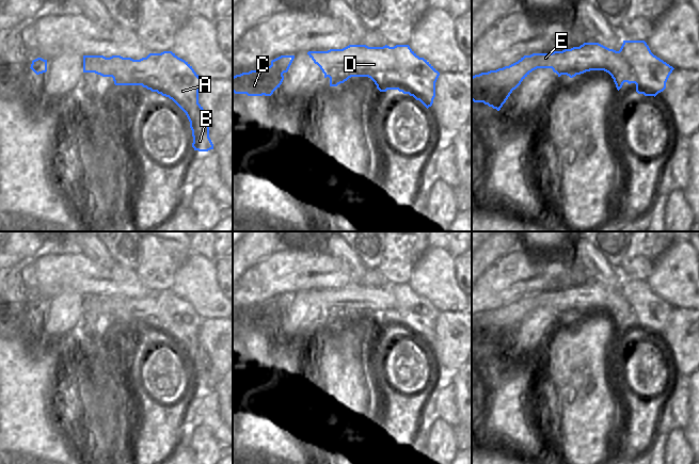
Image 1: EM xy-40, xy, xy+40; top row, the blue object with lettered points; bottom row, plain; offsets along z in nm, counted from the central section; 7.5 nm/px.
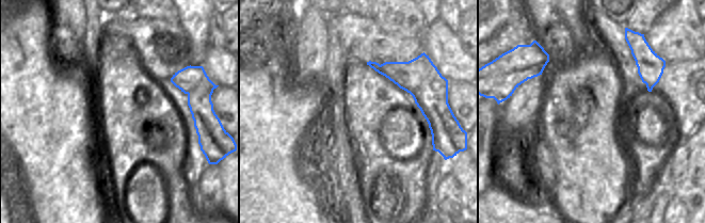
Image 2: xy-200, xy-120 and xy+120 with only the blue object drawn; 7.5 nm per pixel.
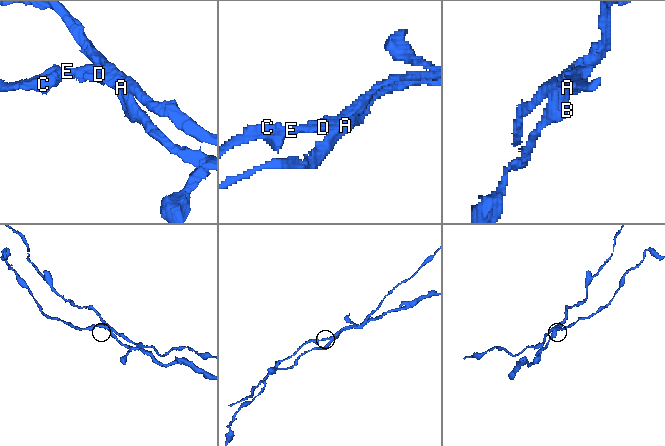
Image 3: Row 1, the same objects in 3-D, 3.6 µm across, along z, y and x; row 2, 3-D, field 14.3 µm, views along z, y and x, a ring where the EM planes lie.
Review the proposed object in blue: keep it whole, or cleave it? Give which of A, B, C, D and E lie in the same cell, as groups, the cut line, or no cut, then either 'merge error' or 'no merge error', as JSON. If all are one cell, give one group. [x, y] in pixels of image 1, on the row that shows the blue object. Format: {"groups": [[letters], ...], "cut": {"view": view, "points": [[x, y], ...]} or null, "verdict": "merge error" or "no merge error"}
{"groups": [["A", "B"], ["C", "D", "E"]], "cut": {"view": "xy", "points": [[392, 47], [397, 63], [397, 72], [400, 76], [397, 89]]}, "verdict": "merge error"}

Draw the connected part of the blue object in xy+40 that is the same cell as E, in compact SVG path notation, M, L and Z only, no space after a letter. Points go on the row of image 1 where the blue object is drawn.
M584 43L579 47L573 47L562 51L524 55L518 62L509 66L473 76L472 100L474 102L483 102L484 105L499 111L512 91L515 90L521 82L537 68L552 68L558 77L567 75L570 78L590 70L604 70L611 76L618 91L622 87L624 82L627 82L629 84L636 84L638 82L638 78L634 74L634 69L623 53L609 49L599 43Z

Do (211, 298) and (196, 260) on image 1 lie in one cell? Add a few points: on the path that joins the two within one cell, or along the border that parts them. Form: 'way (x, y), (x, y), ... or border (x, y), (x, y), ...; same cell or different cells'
way (202, 288), (196, 283), (196, 270); same cell

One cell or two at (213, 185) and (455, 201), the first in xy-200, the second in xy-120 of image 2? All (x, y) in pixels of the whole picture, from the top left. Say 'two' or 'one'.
one

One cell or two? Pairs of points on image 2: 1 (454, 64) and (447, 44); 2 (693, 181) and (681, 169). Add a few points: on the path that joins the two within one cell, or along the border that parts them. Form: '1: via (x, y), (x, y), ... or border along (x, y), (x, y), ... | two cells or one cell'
1: via (450, 59), (447, 54), (447, 49) | one cell
2: border along (688, 147), (687, 171), (674, 184) | two cells

